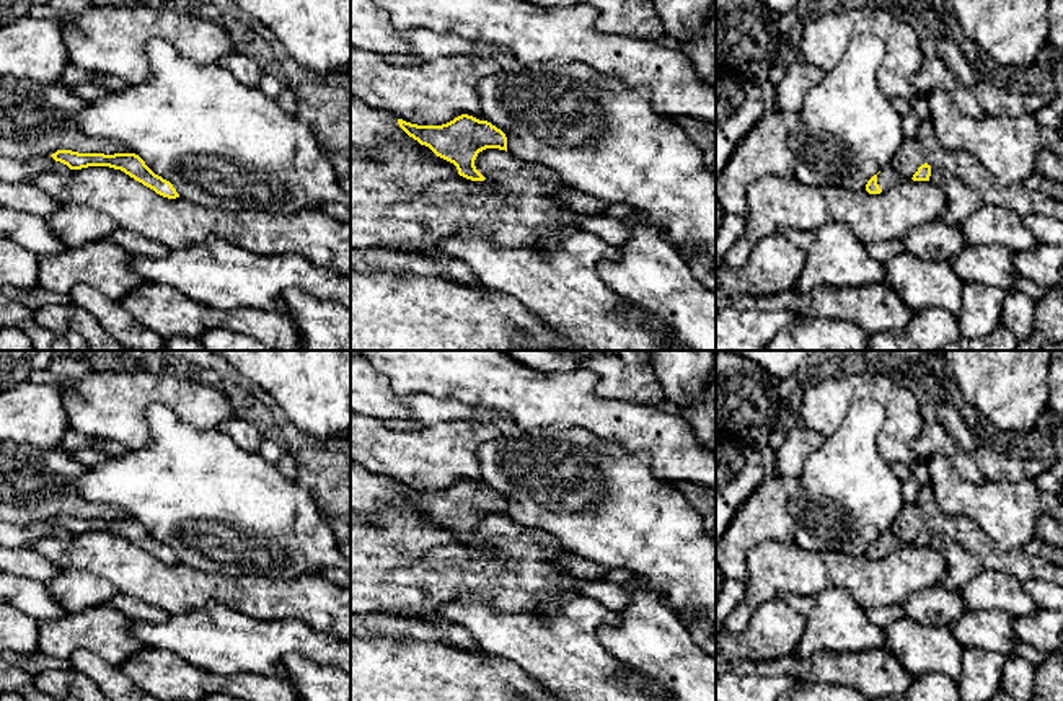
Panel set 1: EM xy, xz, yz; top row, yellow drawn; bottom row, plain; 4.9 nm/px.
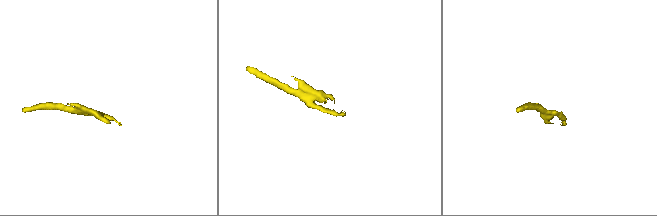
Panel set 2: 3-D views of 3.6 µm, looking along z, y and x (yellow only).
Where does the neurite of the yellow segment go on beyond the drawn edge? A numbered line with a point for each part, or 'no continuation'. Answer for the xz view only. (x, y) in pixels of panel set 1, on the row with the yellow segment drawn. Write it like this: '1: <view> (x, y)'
no continuation

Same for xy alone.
no continuation

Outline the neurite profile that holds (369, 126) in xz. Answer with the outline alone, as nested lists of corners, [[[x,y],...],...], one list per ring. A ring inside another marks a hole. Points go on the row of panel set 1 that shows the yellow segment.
[[[351,96],[351,145],[360,150],[373,150],[378,142],[390,140],[404,148],[434,152],[409,137],[398,124],[398,117],[367,106],[362,99]]]

